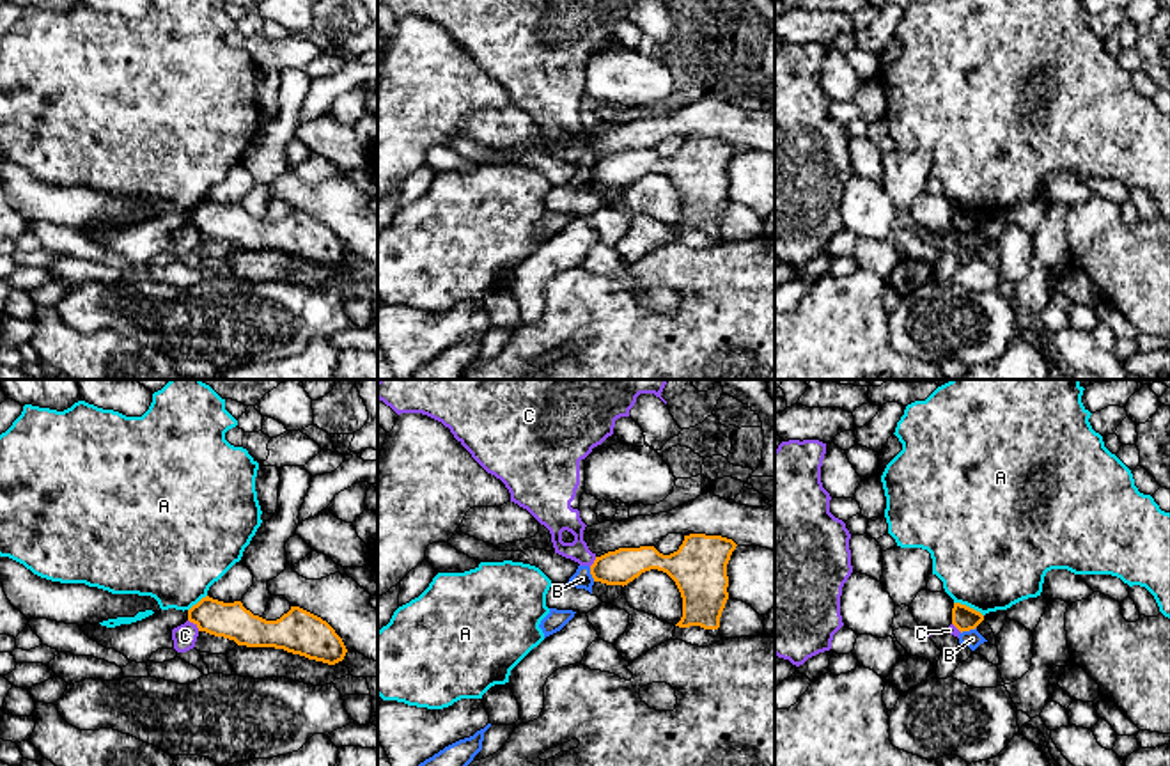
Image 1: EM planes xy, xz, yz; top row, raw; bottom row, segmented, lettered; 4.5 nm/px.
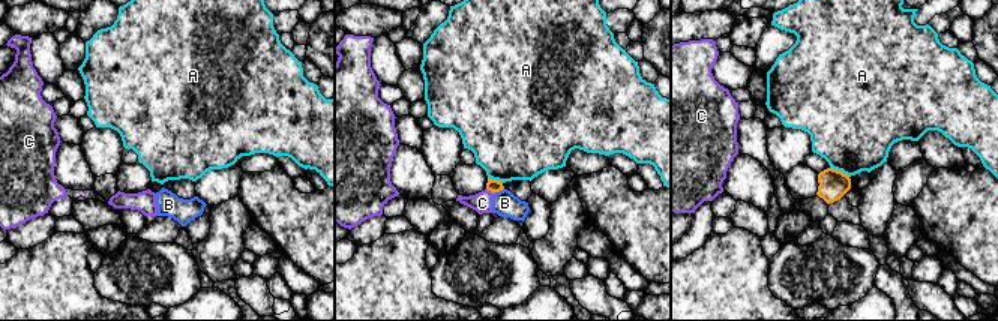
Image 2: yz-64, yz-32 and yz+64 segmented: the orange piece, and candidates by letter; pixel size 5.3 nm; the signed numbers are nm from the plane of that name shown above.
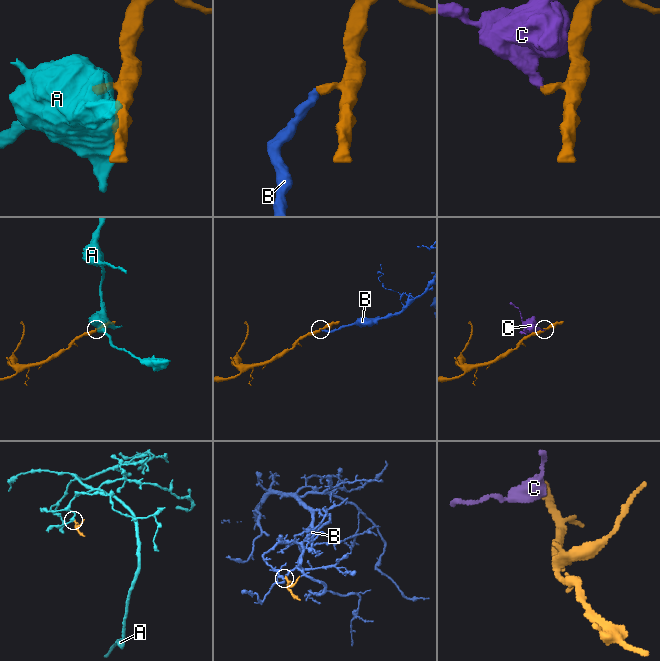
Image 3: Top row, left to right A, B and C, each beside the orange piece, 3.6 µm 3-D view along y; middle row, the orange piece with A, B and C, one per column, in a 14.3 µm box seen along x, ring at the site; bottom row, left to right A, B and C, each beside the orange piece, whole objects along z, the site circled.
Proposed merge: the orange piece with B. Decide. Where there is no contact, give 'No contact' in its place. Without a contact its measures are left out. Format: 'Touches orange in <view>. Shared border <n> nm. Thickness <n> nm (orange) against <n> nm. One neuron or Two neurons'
Touches orange in yz. Shared border 80 nm. Thickness 110 nm (orange) against 80 nm. Two neurons

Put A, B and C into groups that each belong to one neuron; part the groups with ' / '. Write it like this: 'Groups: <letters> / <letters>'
Groups: A / B C

